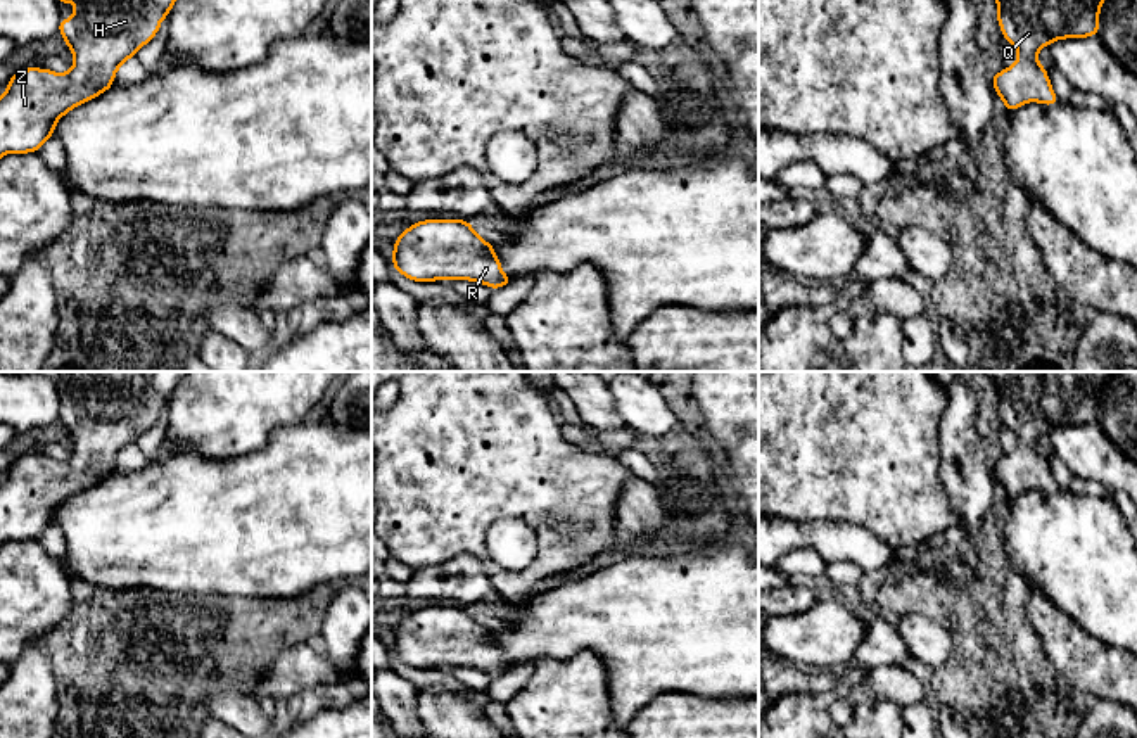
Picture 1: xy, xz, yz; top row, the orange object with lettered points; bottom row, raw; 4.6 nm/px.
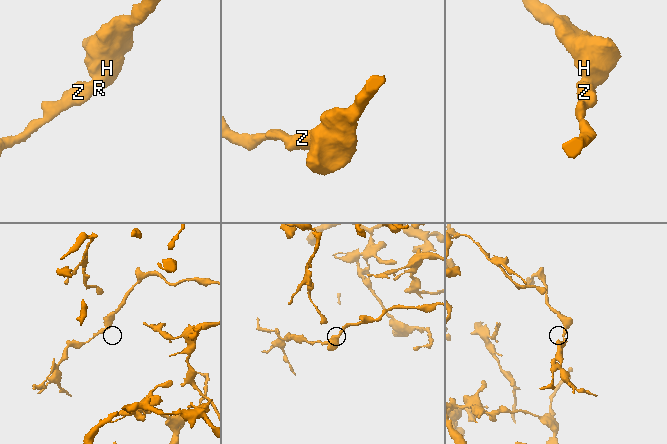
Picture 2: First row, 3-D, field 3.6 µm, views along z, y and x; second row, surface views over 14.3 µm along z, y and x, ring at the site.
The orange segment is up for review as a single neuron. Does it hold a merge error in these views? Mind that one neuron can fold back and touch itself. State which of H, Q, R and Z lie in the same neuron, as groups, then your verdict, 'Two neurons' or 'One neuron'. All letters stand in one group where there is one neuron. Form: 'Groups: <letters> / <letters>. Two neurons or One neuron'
Groups: H Q R Z. One neuron

